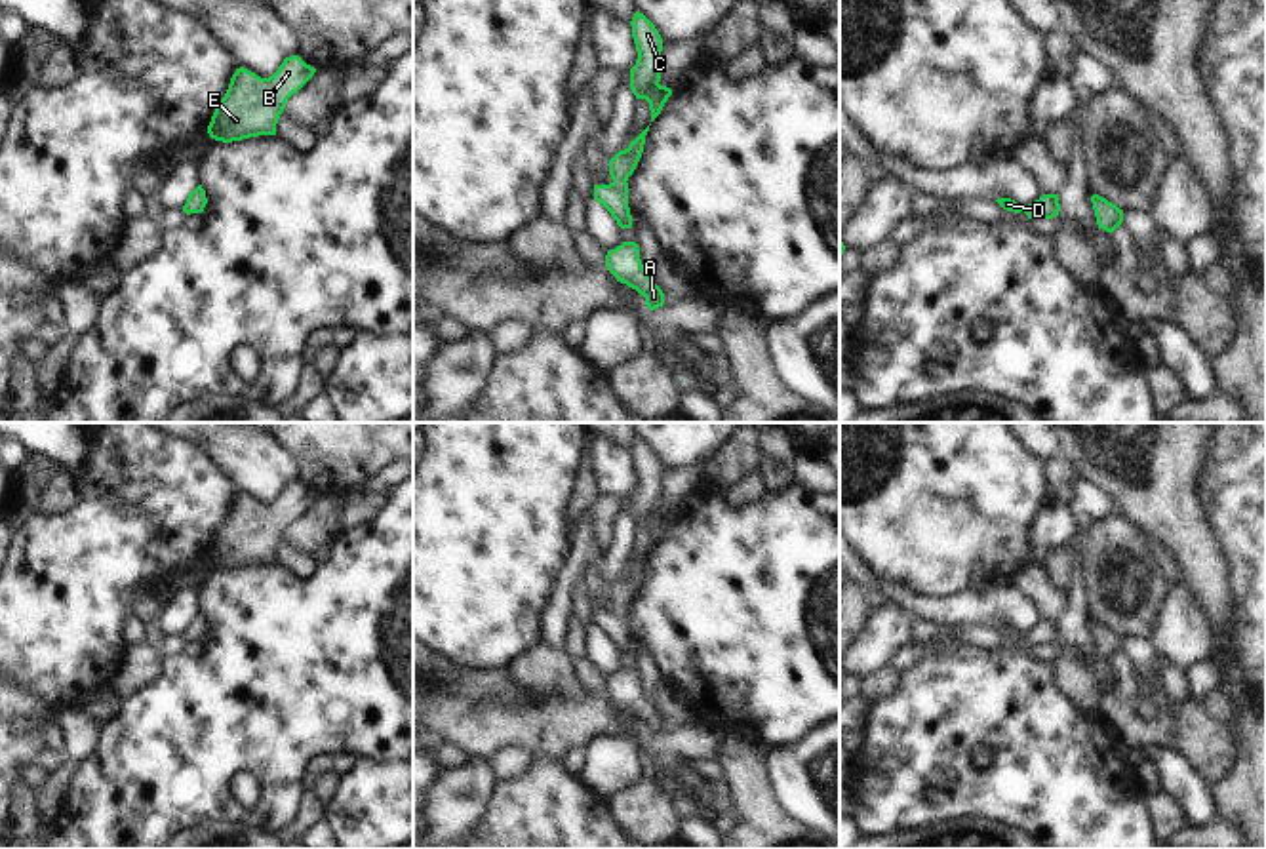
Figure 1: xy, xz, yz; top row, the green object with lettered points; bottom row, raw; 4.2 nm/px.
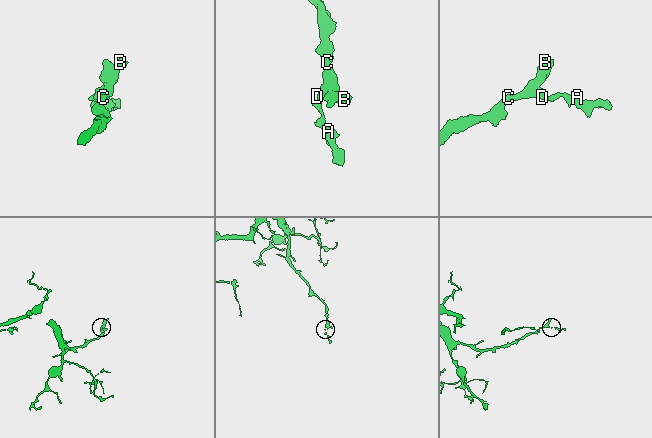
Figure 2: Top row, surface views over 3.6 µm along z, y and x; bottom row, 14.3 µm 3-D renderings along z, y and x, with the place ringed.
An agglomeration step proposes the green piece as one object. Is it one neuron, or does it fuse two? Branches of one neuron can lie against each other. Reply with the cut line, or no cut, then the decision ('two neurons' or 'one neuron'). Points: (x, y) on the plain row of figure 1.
no cut | one neuron

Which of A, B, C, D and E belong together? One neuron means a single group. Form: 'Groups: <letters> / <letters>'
Groups: A B C D E.

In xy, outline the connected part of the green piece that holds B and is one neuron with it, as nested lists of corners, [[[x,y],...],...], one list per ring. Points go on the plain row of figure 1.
[[[299,482],[286,484],[278,497],[261,504],[240,493],[217,529],[208,560],[215,567],[232,569],[259,562],[276,562],[276,550],[287,525],[297,520],[316,495]]]

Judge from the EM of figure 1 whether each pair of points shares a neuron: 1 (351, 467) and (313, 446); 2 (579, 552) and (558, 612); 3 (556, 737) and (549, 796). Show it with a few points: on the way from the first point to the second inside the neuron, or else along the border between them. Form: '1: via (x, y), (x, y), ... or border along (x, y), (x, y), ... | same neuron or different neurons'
1: via (341, 457), (330, 446), (322, 446) | same neuron
2: via (572, 568), (560, 596) | same neuron
3: border along (534, 752), (545, 752), (558, 760) | different neurons

